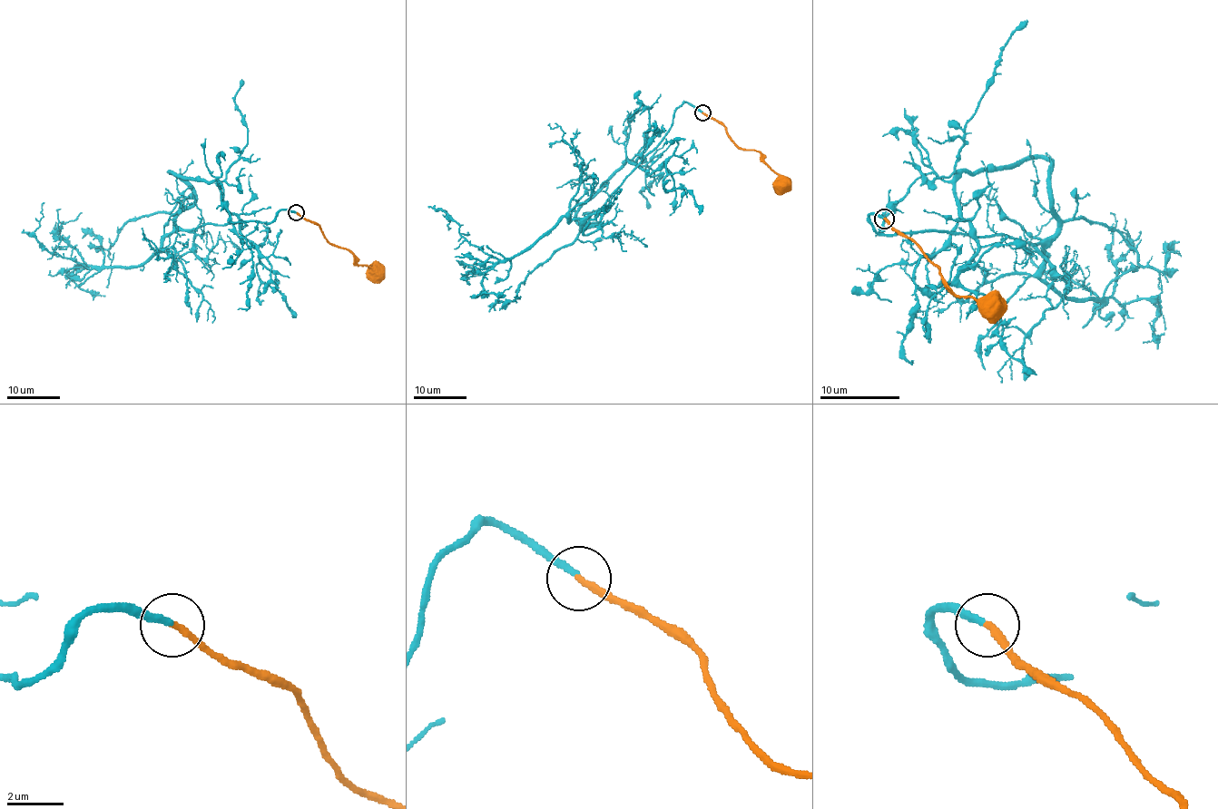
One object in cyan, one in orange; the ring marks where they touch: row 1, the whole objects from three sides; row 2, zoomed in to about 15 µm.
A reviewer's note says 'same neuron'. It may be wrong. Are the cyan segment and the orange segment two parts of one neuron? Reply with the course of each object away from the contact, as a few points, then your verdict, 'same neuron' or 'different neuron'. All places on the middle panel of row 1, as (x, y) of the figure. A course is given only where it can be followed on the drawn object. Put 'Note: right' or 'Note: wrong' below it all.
cyan via (702, 112), (683, 102), (604, 203), (562, 217), (505, 259), (440, 210), (451, 228) | orange via (702, 112), (721, 123), (740, 148), (760, 153), (782, 183) | different neuron
Note: wrong

